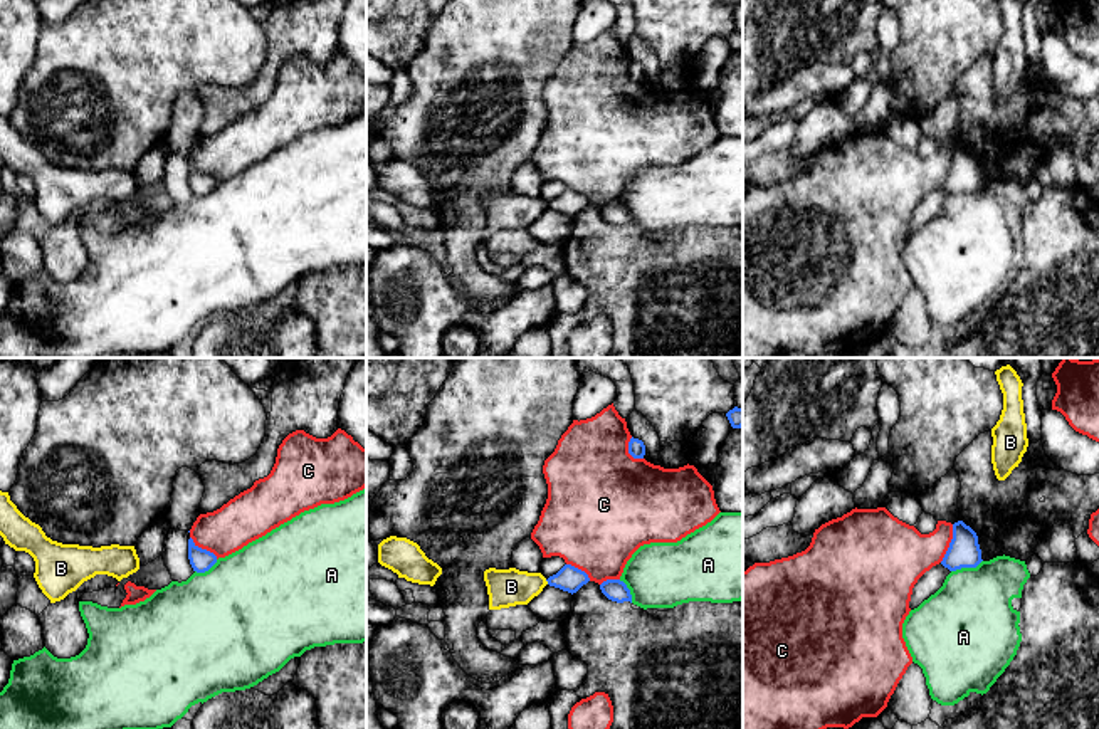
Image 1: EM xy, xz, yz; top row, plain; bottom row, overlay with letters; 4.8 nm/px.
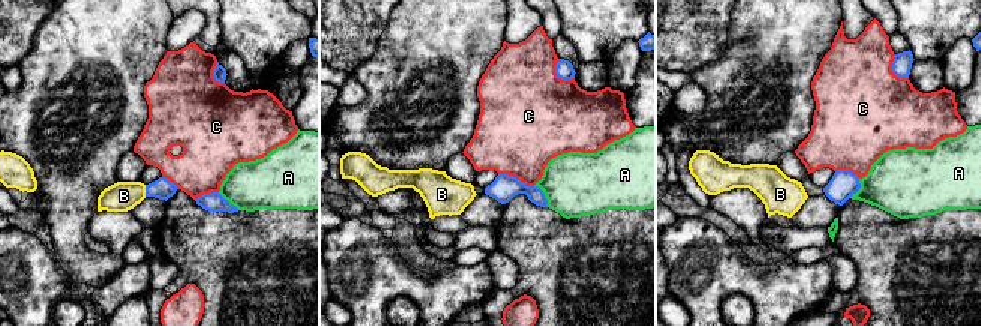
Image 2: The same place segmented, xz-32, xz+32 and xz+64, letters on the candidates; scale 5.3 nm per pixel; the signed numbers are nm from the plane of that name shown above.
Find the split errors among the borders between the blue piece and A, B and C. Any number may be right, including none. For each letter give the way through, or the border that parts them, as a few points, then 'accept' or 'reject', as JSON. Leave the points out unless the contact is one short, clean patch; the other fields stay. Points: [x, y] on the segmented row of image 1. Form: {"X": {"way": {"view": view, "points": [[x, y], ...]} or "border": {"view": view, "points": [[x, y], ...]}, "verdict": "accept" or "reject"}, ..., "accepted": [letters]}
{"A": {"verdict": "reject"}, "B": {"border": {"view": "xz", "points": [[545, 580], [548, 583]]}, "verdict": "reject"}, "C": {"verdict": "reject"}, "accepted": []}

